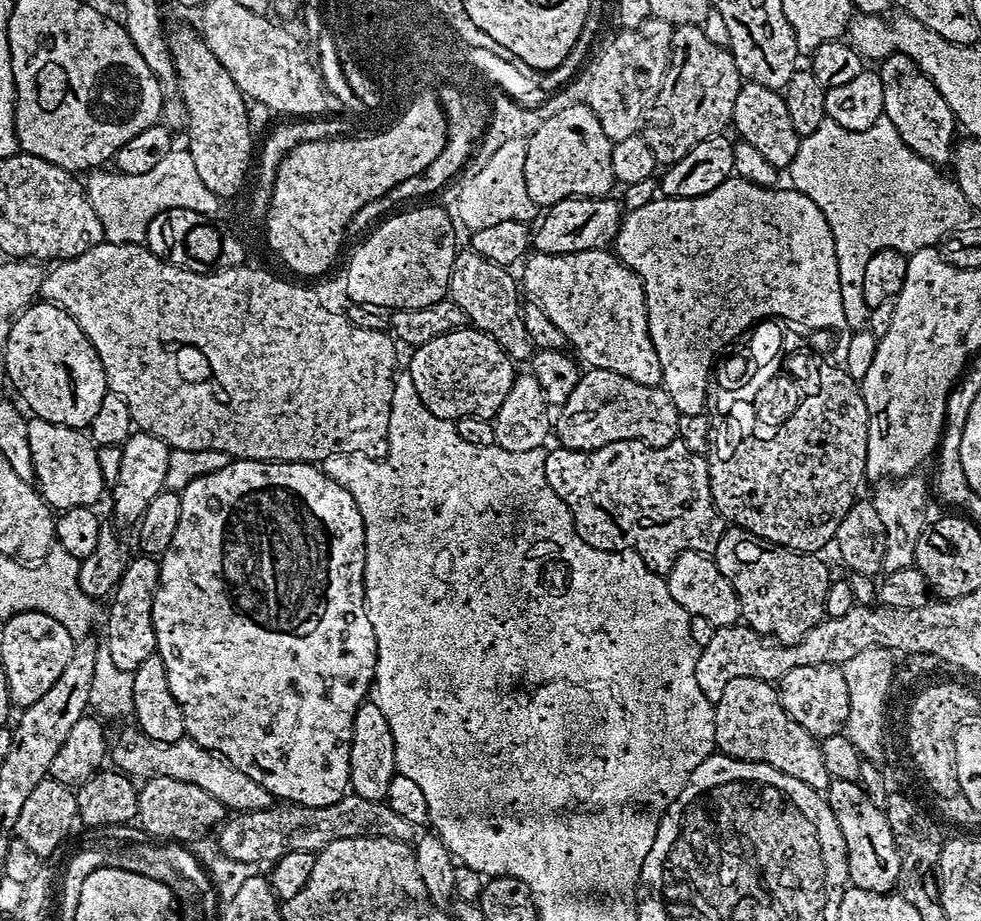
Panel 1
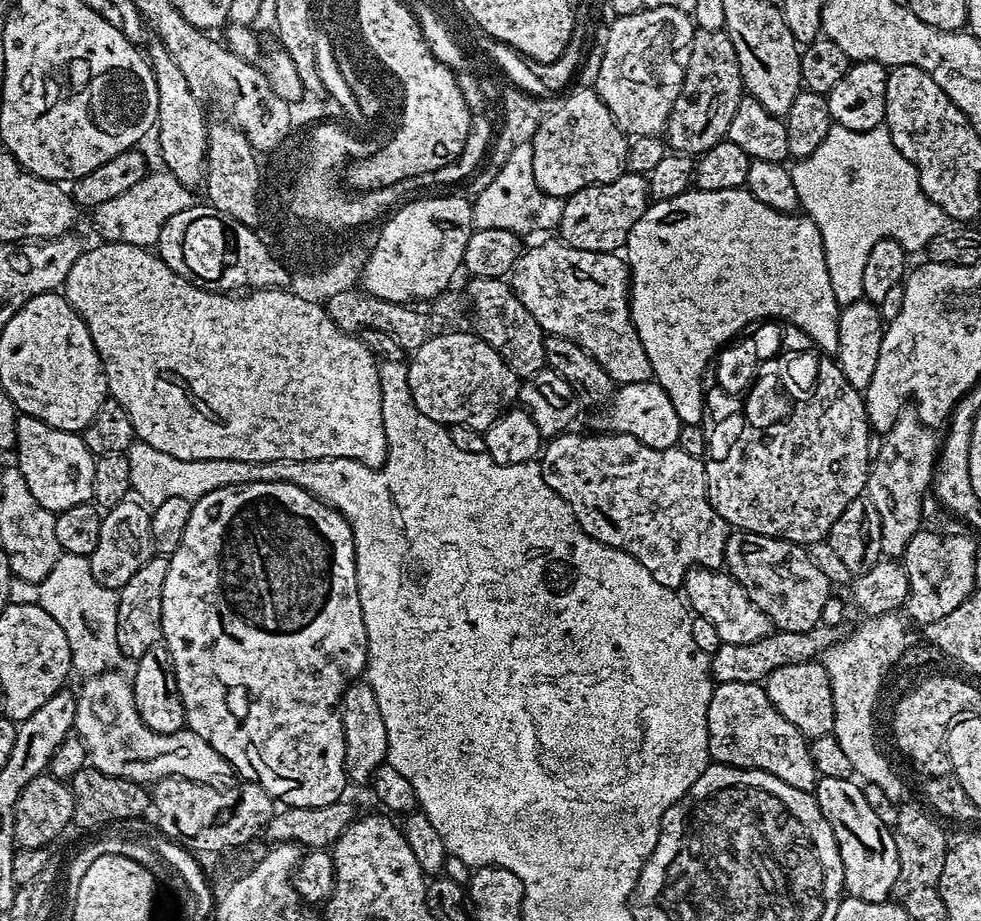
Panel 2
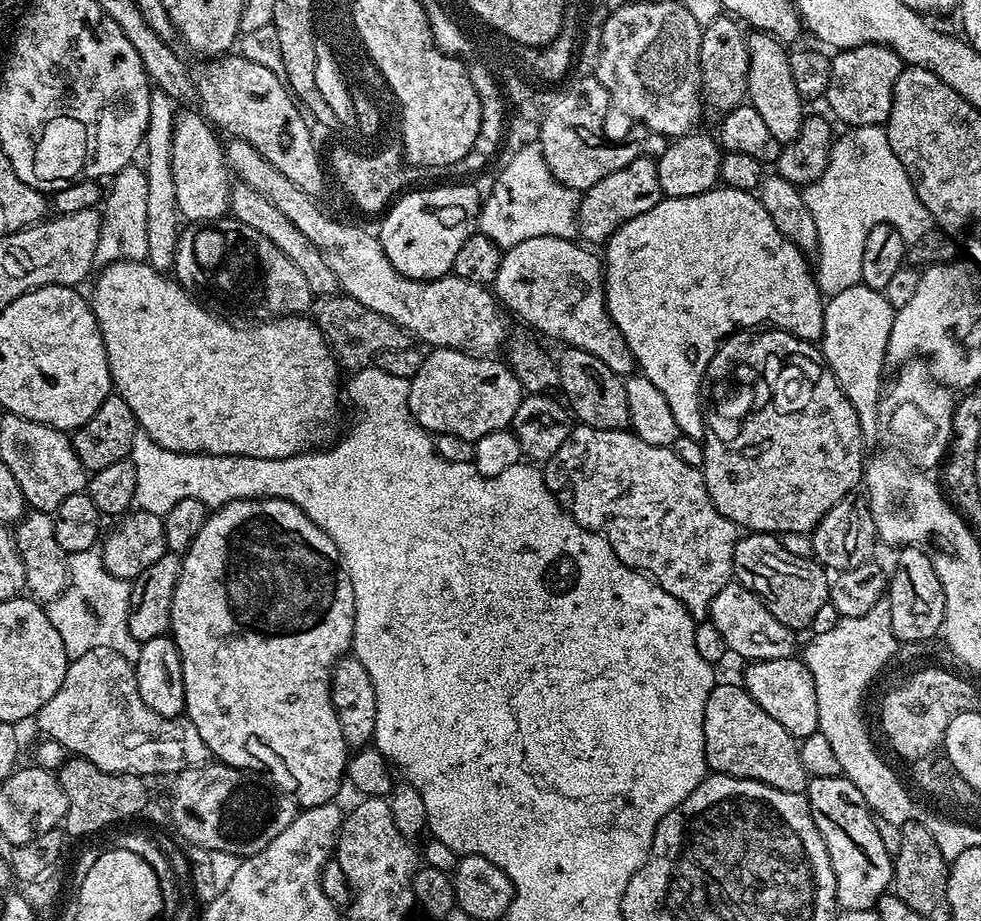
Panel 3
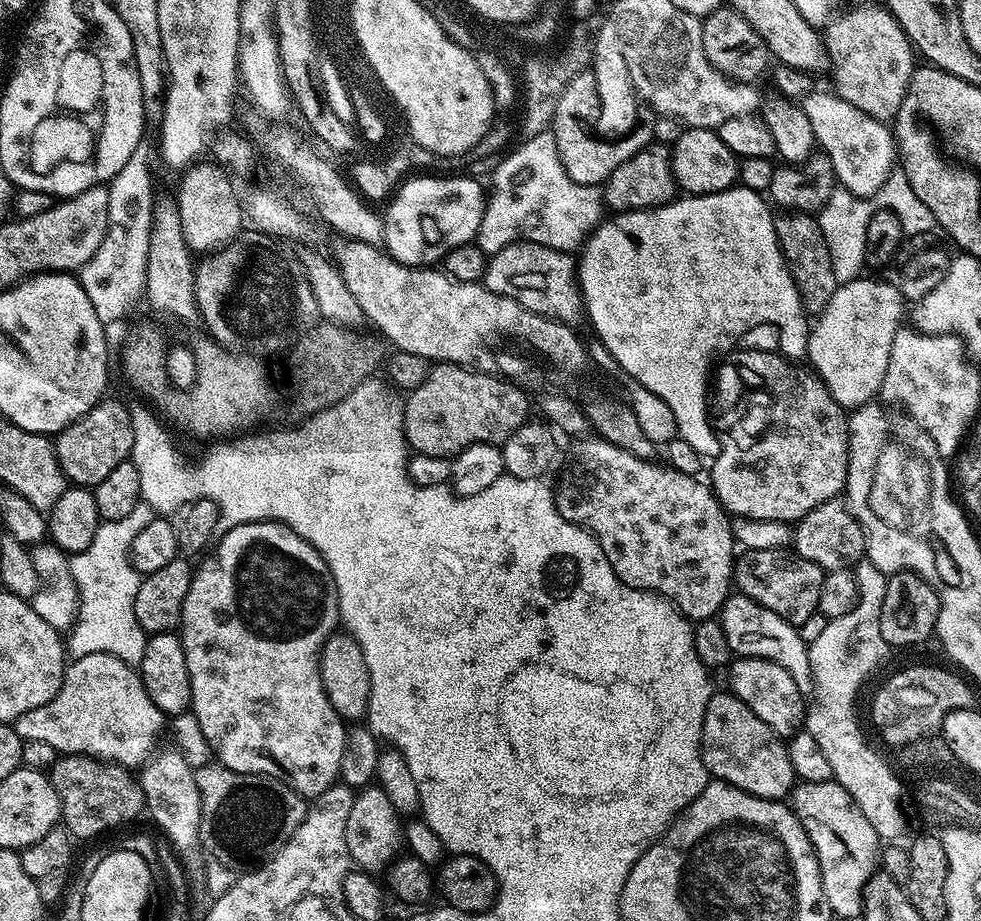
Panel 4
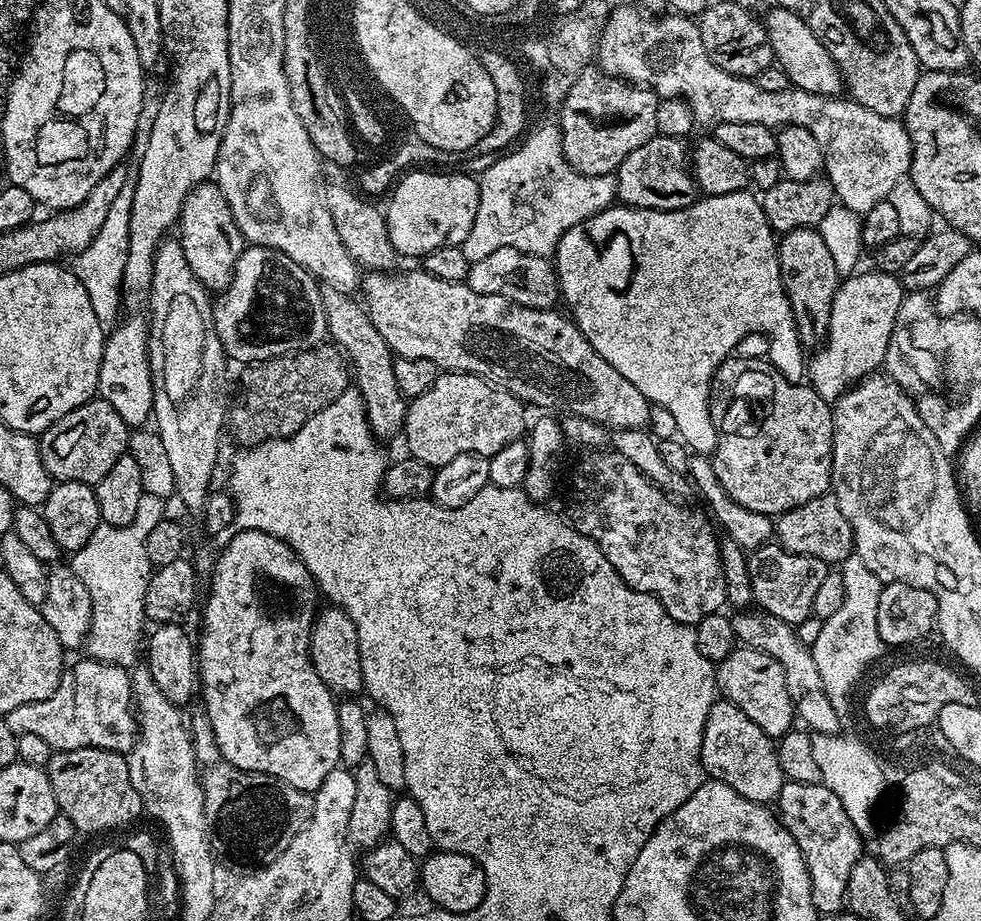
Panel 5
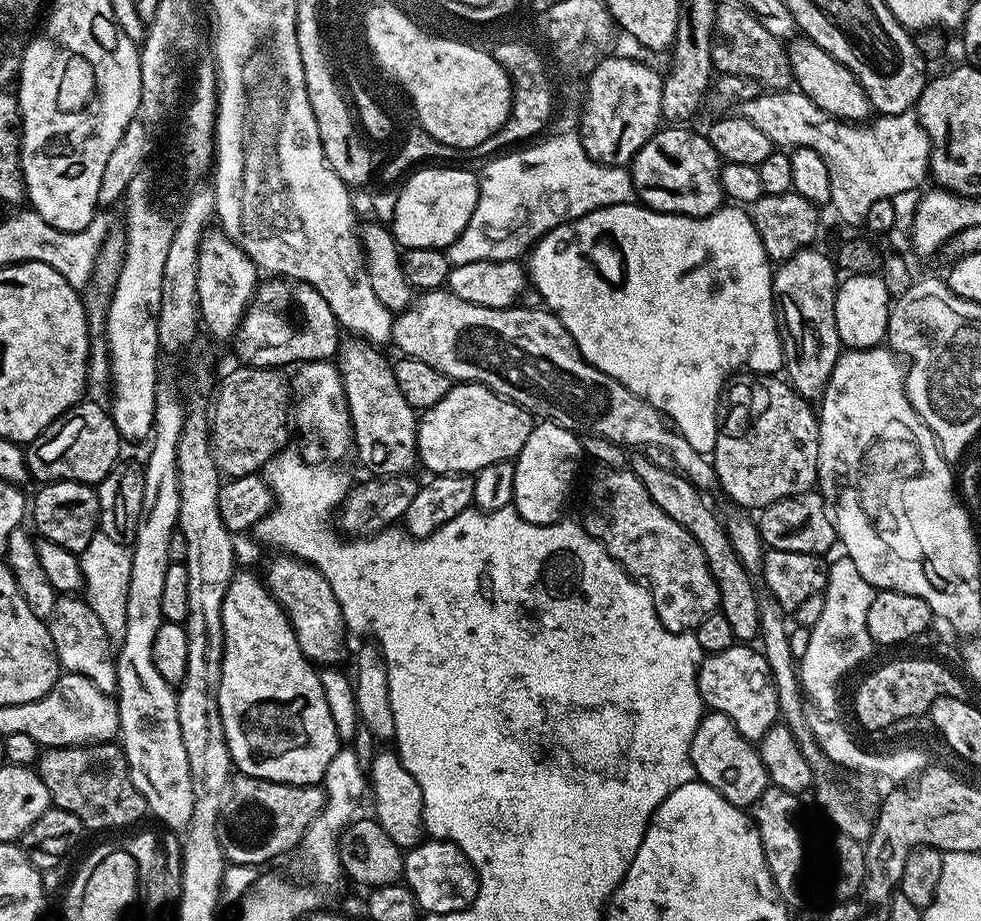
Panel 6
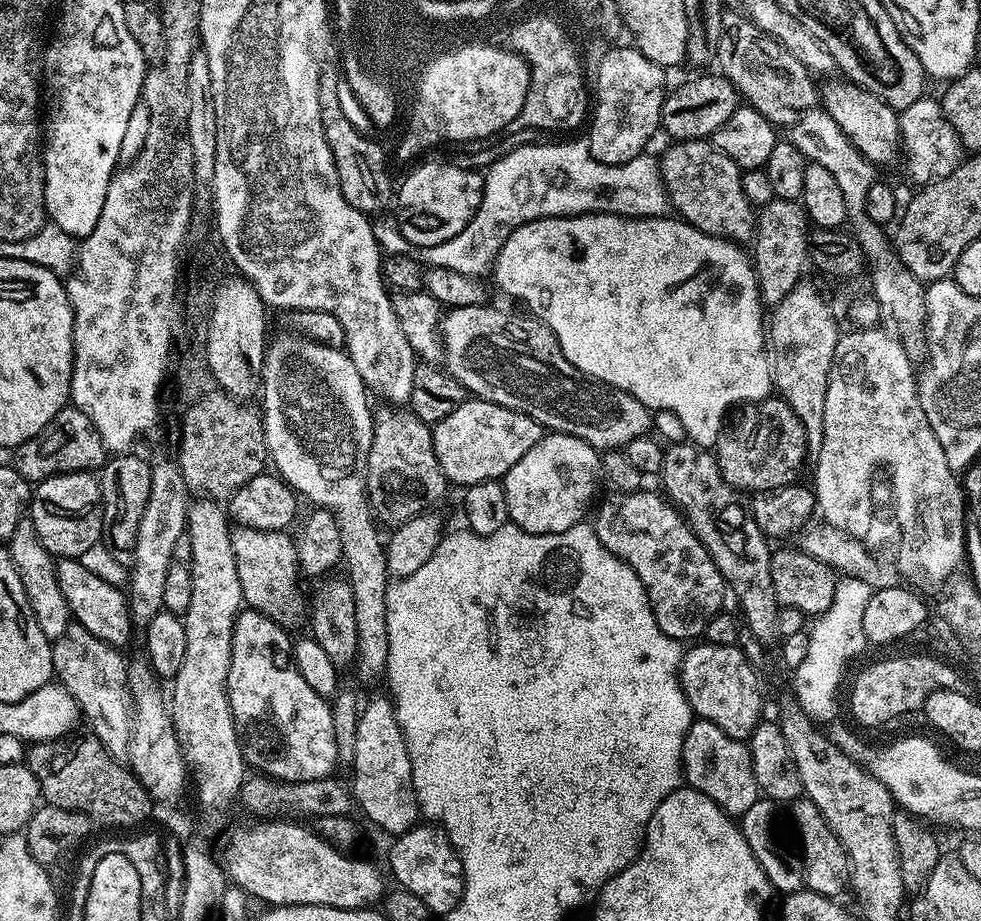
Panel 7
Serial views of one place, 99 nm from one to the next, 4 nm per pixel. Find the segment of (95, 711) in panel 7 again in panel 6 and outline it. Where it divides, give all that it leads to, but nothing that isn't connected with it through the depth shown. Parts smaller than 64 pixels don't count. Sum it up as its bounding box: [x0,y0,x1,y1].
[46,594,116,694]

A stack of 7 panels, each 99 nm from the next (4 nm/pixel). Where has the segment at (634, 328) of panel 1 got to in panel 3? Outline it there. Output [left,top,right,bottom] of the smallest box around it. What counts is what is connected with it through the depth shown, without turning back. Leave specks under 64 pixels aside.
[494,236,637,378]

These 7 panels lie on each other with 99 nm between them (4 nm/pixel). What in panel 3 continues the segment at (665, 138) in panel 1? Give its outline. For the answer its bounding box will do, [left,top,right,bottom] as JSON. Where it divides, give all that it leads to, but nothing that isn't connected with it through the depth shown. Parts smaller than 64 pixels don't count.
[700,14,748,114]

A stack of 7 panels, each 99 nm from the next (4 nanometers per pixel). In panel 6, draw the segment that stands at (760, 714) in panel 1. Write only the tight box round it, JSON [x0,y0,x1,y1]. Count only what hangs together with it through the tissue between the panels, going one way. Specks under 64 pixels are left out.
[692,710,770,810]

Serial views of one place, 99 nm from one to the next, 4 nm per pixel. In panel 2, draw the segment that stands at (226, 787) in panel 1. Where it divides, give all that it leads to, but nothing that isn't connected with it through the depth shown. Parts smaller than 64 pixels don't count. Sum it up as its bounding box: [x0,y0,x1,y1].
[72,670,234,785]

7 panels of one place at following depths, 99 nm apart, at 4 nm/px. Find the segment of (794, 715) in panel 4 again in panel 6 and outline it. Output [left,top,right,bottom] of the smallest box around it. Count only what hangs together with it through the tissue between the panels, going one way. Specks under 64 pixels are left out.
[700,642,780,742]

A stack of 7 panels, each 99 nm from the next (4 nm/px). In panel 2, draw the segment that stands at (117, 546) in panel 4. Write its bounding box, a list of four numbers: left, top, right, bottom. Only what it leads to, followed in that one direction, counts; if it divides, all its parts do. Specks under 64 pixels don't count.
[10,555,122,674]

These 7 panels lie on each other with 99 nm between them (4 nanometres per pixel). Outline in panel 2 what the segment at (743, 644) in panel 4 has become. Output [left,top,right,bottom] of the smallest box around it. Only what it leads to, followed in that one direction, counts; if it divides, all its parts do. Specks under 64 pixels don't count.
[682,568,774,644]

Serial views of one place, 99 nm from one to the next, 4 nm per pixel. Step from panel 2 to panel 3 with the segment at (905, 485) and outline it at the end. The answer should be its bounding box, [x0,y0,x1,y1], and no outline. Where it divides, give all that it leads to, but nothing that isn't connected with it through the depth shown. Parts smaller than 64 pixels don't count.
[879,358,954,470]

